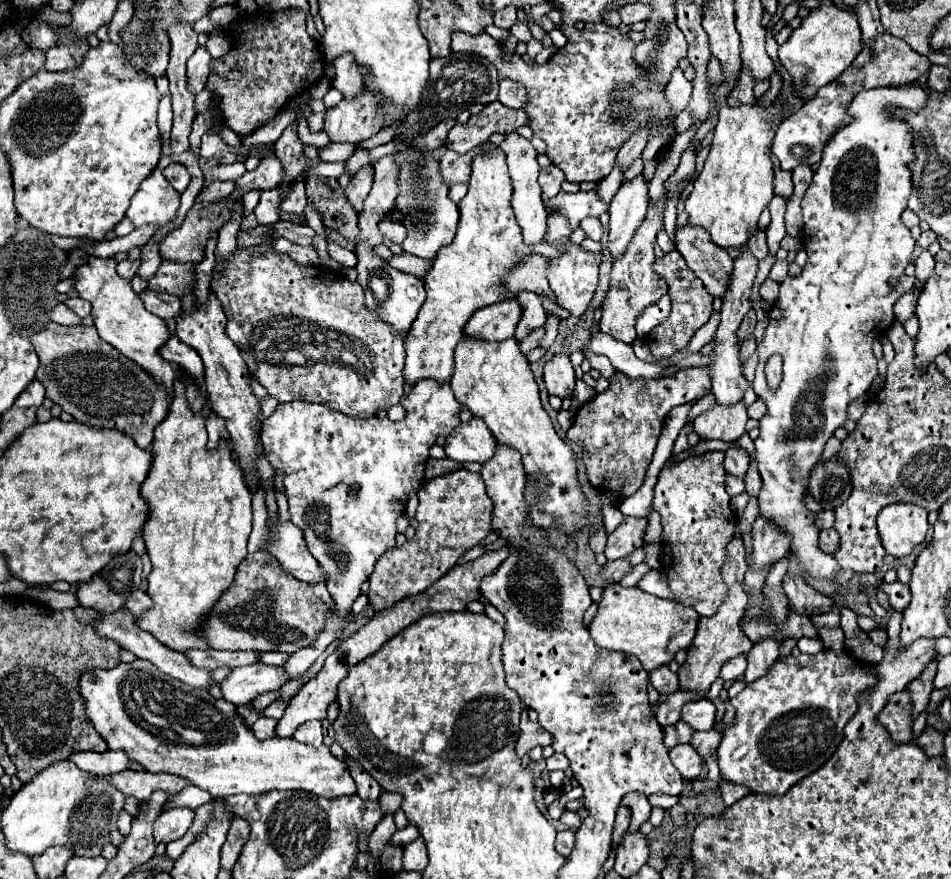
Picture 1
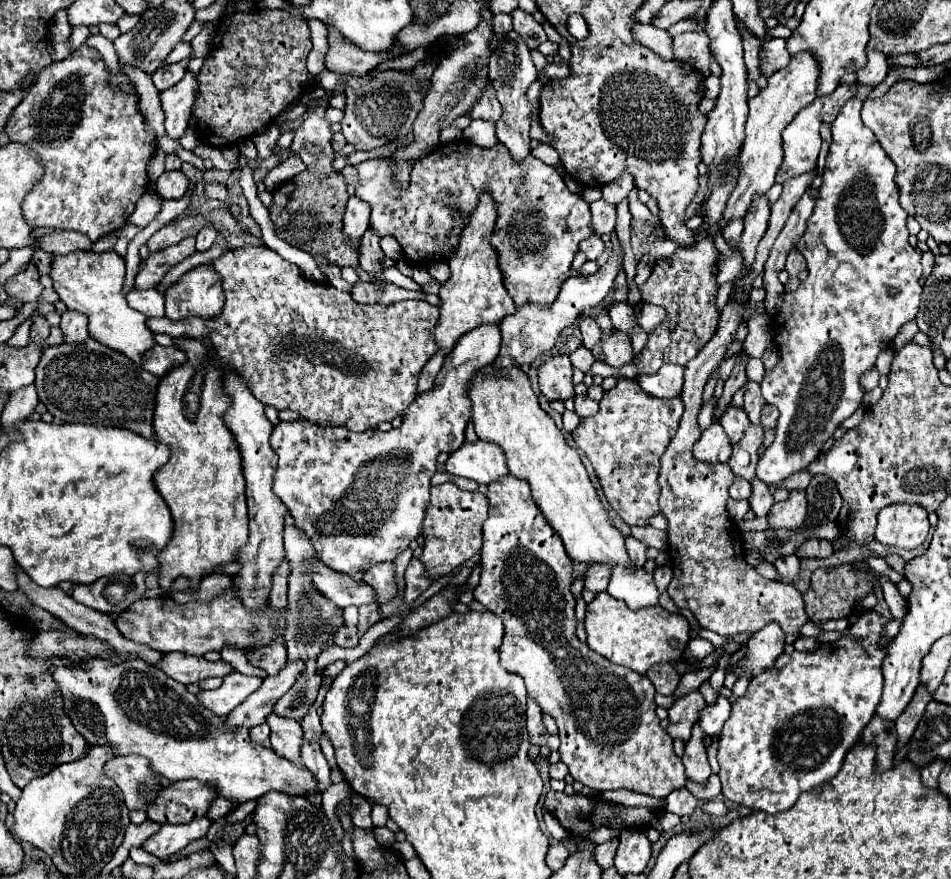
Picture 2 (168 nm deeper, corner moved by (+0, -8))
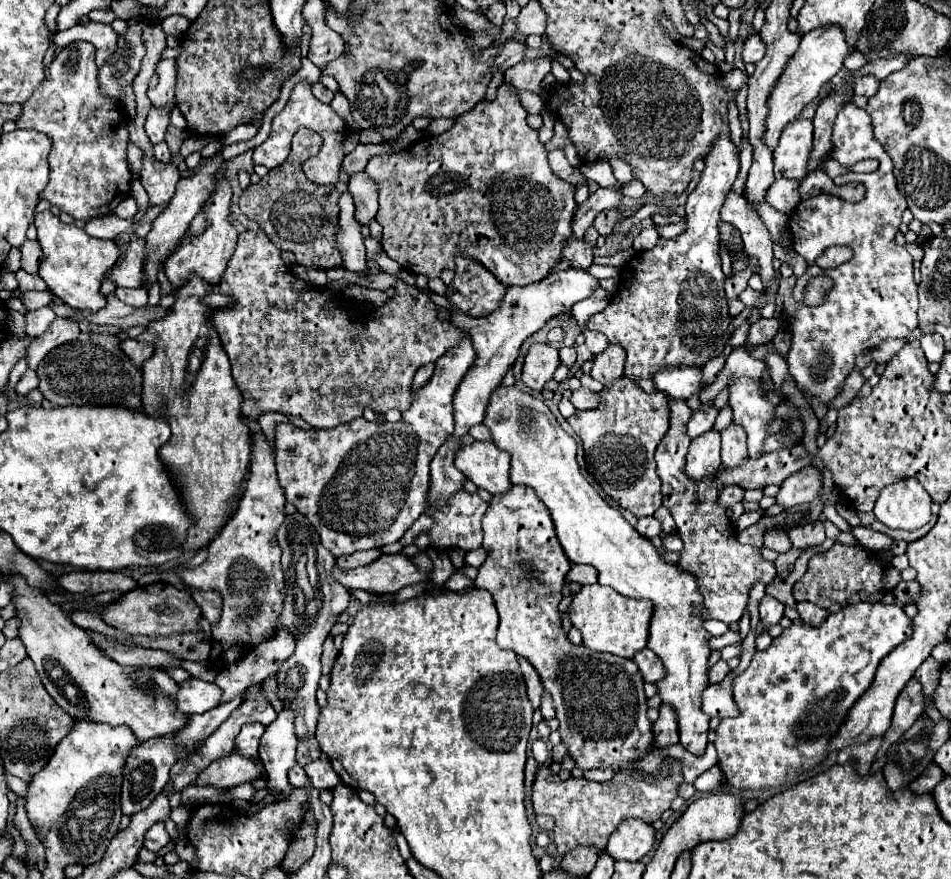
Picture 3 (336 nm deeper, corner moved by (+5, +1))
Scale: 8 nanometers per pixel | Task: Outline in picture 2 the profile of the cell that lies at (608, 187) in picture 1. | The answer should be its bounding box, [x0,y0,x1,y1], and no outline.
[591,201,617,235]

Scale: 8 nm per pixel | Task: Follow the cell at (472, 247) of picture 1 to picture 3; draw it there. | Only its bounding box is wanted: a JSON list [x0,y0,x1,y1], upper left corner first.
[446,254,506,318]

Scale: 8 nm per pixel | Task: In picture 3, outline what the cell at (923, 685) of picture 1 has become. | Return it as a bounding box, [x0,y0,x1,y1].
[878,678,924,758]

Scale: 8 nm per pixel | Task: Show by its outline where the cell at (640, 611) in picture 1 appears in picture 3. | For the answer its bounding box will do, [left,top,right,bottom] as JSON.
[566,584,652,658]

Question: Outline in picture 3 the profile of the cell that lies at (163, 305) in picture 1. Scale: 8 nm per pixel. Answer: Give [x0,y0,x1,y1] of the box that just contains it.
[114,288,148,308]

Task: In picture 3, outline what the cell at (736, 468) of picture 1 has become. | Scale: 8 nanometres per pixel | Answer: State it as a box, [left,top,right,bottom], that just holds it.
[718,486,744,508]

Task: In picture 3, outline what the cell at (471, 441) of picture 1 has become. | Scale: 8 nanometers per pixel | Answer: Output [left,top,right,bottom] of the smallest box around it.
[454,442,512,496]

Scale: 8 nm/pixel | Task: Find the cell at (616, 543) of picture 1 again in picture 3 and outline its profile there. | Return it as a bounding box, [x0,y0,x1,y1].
[566,564,598,586]

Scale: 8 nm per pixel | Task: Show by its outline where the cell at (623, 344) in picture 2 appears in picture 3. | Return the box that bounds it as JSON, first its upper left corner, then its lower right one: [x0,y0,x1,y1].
[592,344,624,386]

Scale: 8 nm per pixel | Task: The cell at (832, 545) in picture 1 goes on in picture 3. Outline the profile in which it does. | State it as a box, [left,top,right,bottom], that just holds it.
[788,520,824,548]

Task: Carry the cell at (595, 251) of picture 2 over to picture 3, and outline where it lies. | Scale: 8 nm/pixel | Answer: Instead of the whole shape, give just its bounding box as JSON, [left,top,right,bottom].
[562,240,594,270]

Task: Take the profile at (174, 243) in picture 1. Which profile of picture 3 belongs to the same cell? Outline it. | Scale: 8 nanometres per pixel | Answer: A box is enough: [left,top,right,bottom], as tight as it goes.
[108,234,146,288]

